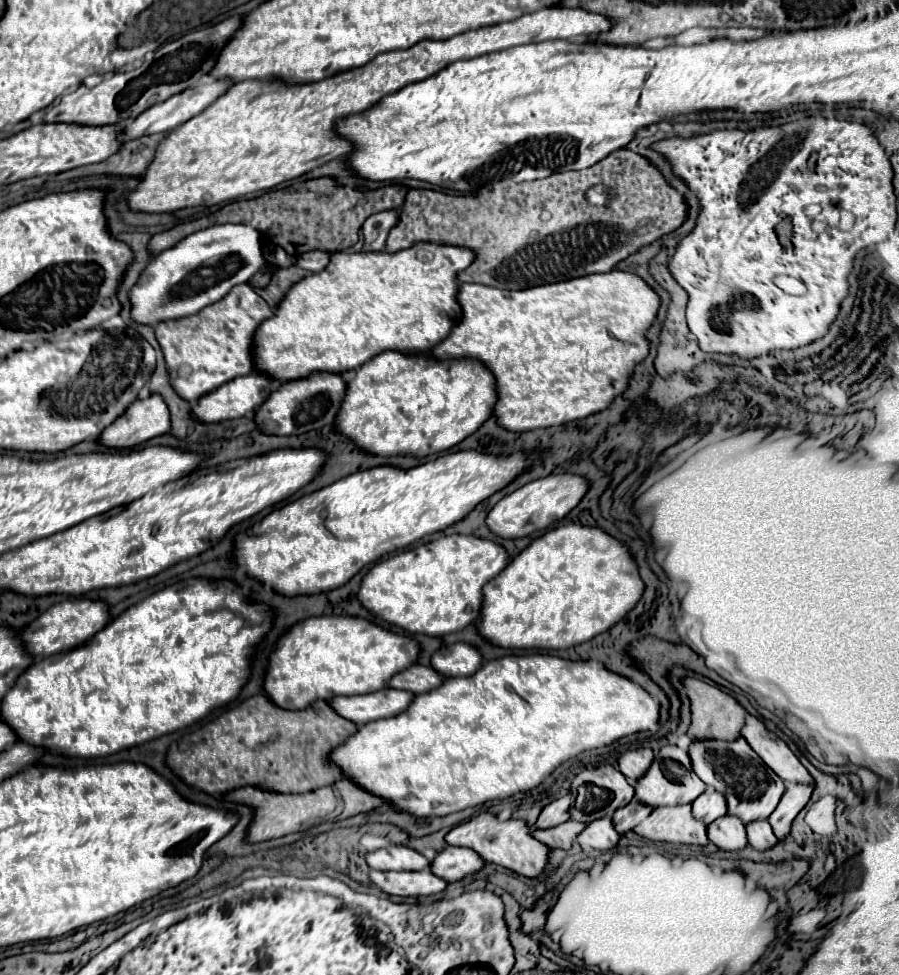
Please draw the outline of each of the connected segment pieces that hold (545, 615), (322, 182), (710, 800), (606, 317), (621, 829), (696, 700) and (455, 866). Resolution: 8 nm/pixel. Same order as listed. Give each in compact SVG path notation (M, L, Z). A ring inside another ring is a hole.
M561 525L533 539L509 565L485 583L477 633L501 649L569 649L607 631L643 593L643 581L627 547L605 531Z
M311 179L305 183L291 185L291 189L279 189L279 191L269 191L263 193L261 197L255 199L241 199L225 205L223 209L213 213L213 221L209 217L201 217L191 223L181 223L169 231L157 233L149 241L149 253L159 255L163 249L169 249L177 245L181 239L187 235L205 229L215 223L249 223L253 225L261 237L263 245L279 245L283 247L289 255L299 257L299 253L305 251L315 251L321 249L325 253L337 253L343 251L351 245L357 243L359 229L365 223L369 215L381 213L381 211L391 211L391 209L401 209L405 201L407 189L401 185L387 185L377 191L347 191L339 185L335 185L331 179ZM295 219L295 223L293 223Z
M711 787L705 789L705 793L701 793L701 797L697 797L693 803L693 817L701 819L705 825L709 825L711 821L723 817L727 813L727 801L721 793L713 791Z
M623 271L577 277L525 291L501 291L463 283L457 293L457 303L463 309L461 323L457 323L451 333L429 351L429 355L443 361L463 357L481 361L493 373L497 385L493 417L499 427L513 433L563 425L607 409L609 403L625 391L635 363L647 357L649 343L645 331L659 309L655 291L637 275Z
M633 799L629 805L617 809L617 813L613 815L613 825L615 825L617 833L627 833L627 831L631 831L637 823L641 823L651 811L653 811L653 807L641 805L637 799Z
M683 677L681 683L683 683L683 687L689 695L689 701L691 701L693 721L687 731L689 737L693 737L693 739L723 739L723 741L733 741L739 737L739 731L745 725L747 711L731 695L727 695L719 687L699 681L695 677Z
M445 847L429 865L429 871L445 881L459 881L469 873L477 873L483 867L483 859L463 847Z

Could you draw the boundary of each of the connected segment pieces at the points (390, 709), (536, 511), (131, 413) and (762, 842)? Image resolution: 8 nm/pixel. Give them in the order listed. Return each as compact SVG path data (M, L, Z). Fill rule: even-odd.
M381 689L369 695L353 695L353 697L333 697L329 705L337 715L353 721L355 725L363 725L377 719L387 719L407 709L413 701L413 695L397 689Z
M569 473L549 475L543 479L531 481L523 487L519 487L517 491L509 493L507 497L503 497L487 513L485 525L491 533L495 533L501 539L519 539L519 537L527 537L527 535L535 533L535 531L545 531L545 529L549 529L545 525L551 525L551 523L563 519L573 509L573 505L577 505L583 499L587 489L589 489L589 483L583 477L569 475Z
M159 395L135 401L97 441L111 449L133 449L157 435L169 431L169 409Z
M767 819L765 821L753 821L753 823L745 825L745 829L747 829L749 845L753 845L759 851L765 851L765 849L769 849L777 843L777 837L773 835L771 825L769 825Z

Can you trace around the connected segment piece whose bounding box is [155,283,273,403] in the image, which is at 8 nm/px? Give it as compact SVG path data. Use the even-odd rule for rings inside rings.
M247 283L231 289L221 301L177 321L163 321L155 327L157 343L163 351L169 383L175 393L193 403L201 395L221 387L223 383L253 373L251 339L261 321L273 315L271 307Z

